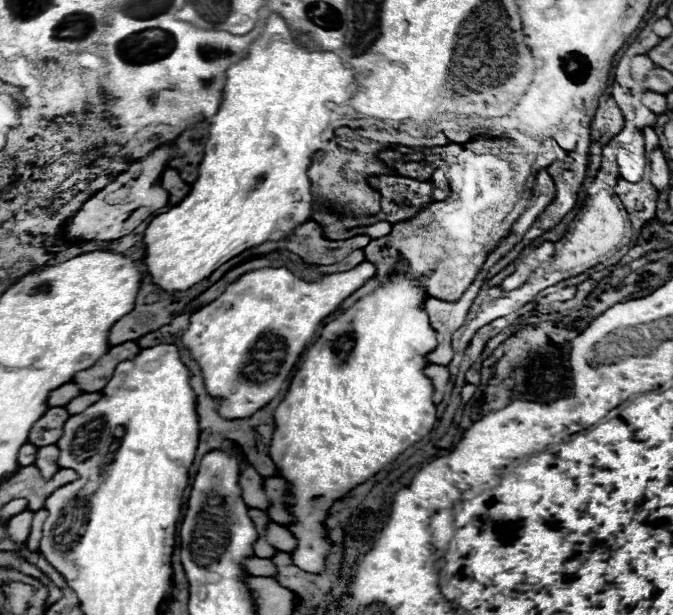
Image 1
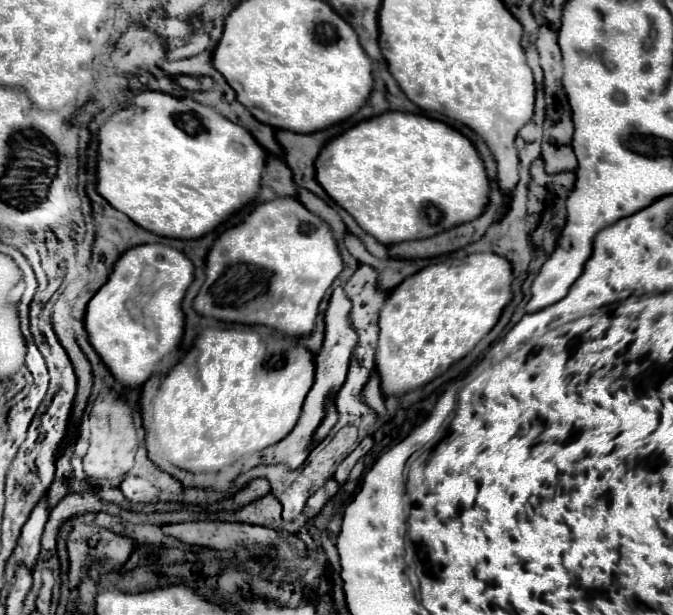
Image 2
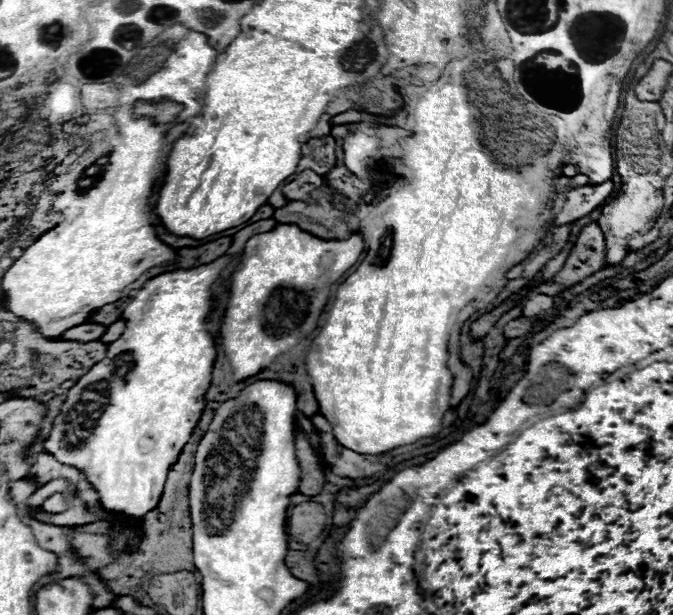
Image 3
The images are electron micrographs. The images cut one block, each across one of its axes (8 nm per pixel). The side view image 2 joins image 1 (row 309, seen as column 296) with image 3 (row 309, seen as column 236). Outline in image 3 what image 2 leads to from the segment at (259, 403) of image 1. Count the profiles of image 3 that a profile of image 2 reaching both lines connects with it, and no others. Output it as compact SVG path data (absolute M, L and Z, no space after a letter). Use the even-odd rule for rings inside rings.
M278 224L272 232L256 234L246 242L240 264L230 278L228 304L220 326L222 348L234 368L234 380L246 380L270 368L270 364L280 354L290 352L296 344L300 344L300 340L306 340L316 330L318 316L322 314L330 296L330 286L338 282L338 278L358 262L362 250L364 240L358 234L350 236L348 240L322 240L300 230L294 224ZM278 292L294 292L296 296L284 298L284 294L278 296Z

